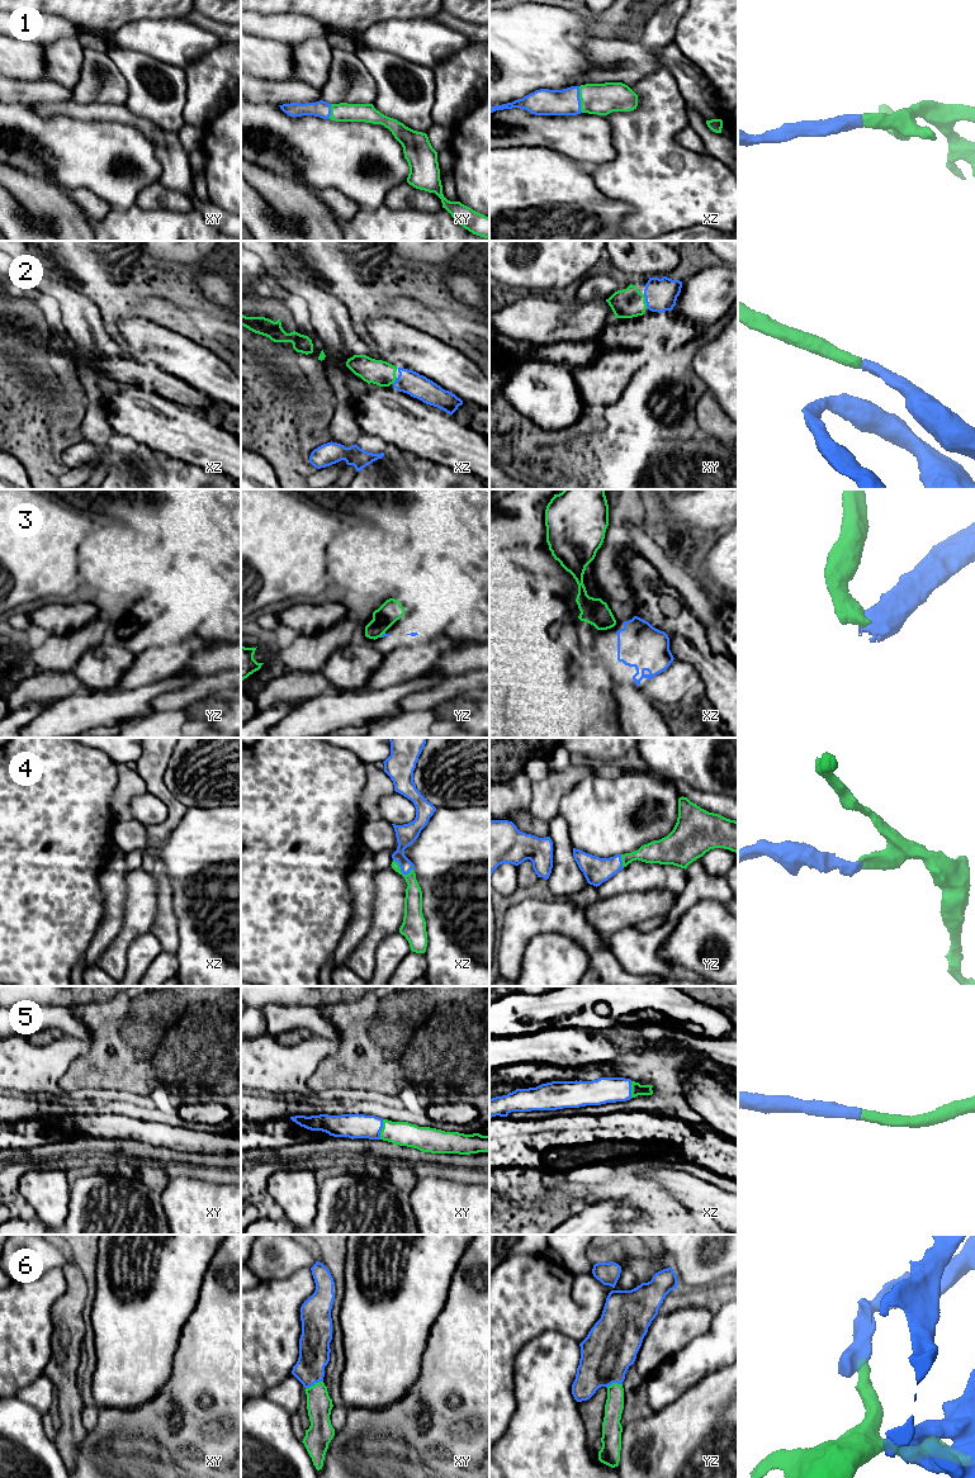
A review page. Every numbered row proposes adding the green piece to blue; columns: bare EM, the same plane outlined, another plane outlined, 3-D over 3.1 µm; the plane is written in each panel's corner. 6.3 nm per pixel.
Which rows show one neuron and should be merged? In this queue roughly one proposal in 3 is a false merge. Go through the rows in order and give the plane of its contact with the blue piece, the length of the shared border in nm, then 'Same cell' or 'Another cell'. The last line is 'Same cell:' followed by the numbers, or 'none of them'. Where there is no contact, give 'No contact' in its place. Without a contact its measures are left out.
1: Touches blue in xz. Shared border 170 nm. Same cell
2: Touches blue in xy. Shared border 80 nm. Same cell
3: Touches blue in yz. Shared border 50 nm. Another cell
4: Touches blue in xz. Shared border 150 nm. Same cell
5: Touches blue in xy. Shared border 130 nm. Same cell
6: Touches blue in xy. Shared border 120 nm. Same cell
Same cell: 1, 2, 4, 5, 6

